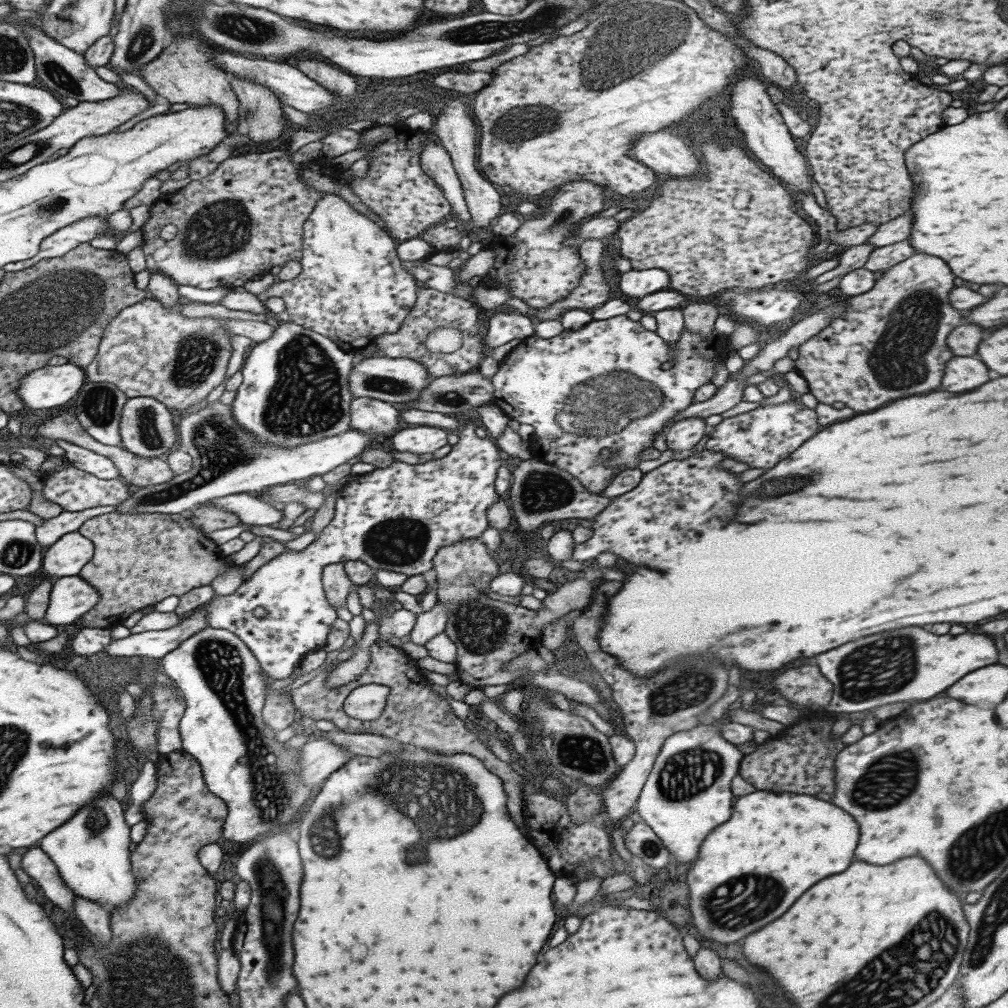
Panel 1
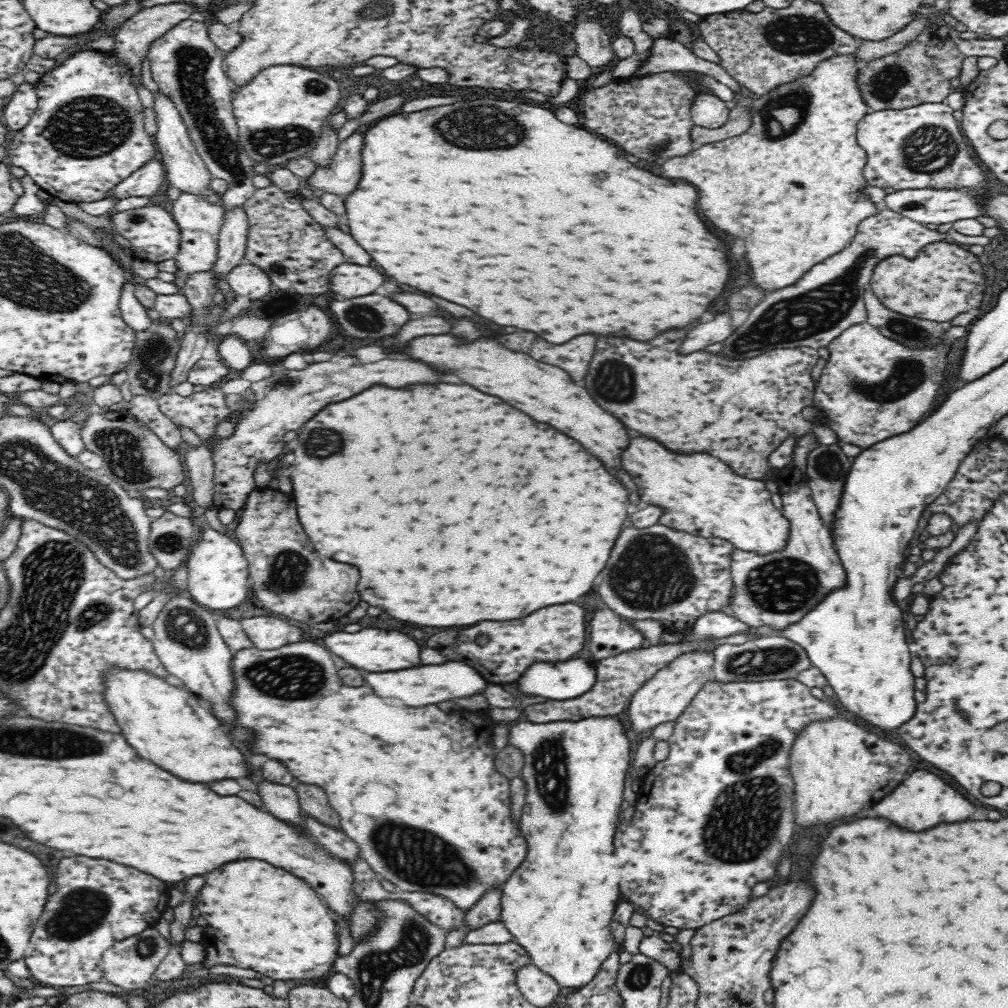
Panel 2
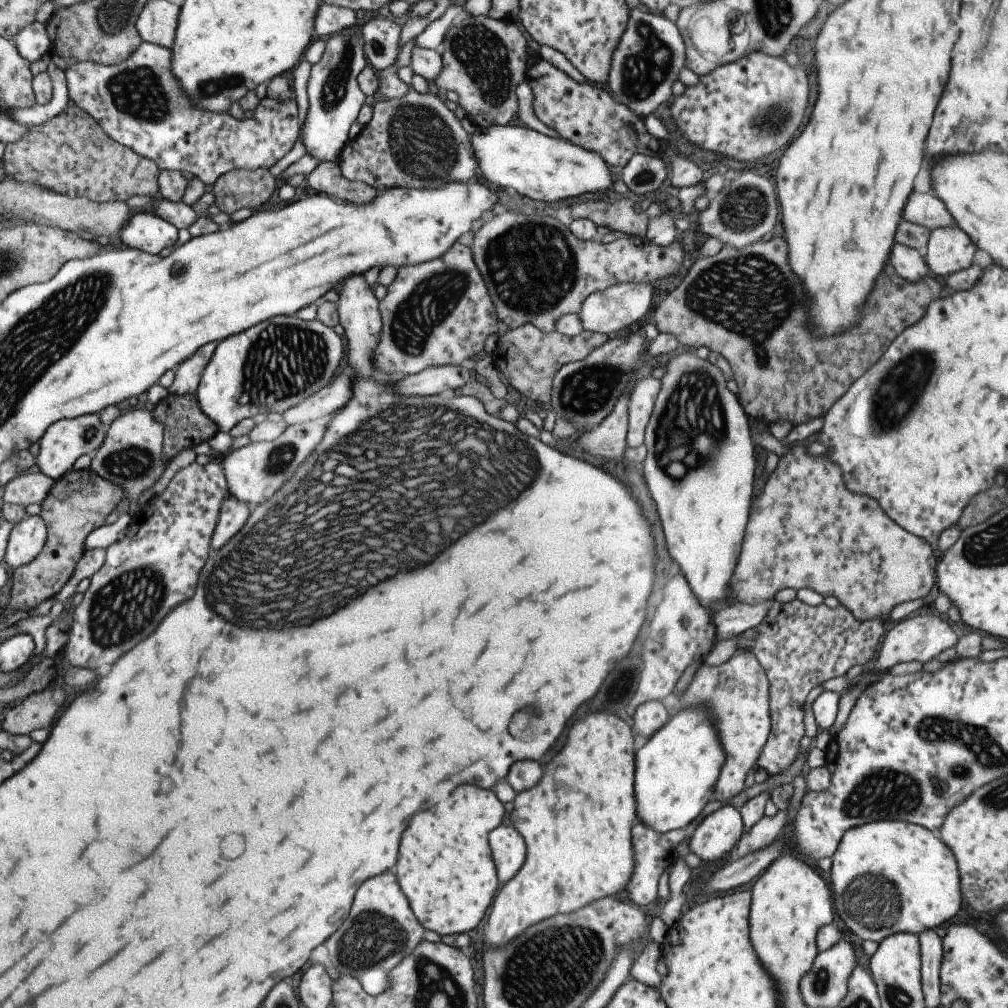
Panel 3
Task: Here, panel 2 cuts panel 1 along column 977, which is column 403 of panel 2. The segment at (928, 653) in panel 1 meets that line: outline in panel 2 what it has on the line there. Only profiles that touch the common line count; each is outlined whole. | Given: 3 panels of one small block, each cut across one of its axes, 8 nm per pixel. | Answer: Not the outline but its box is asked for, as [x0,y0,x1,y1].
[326,628,420,672]

